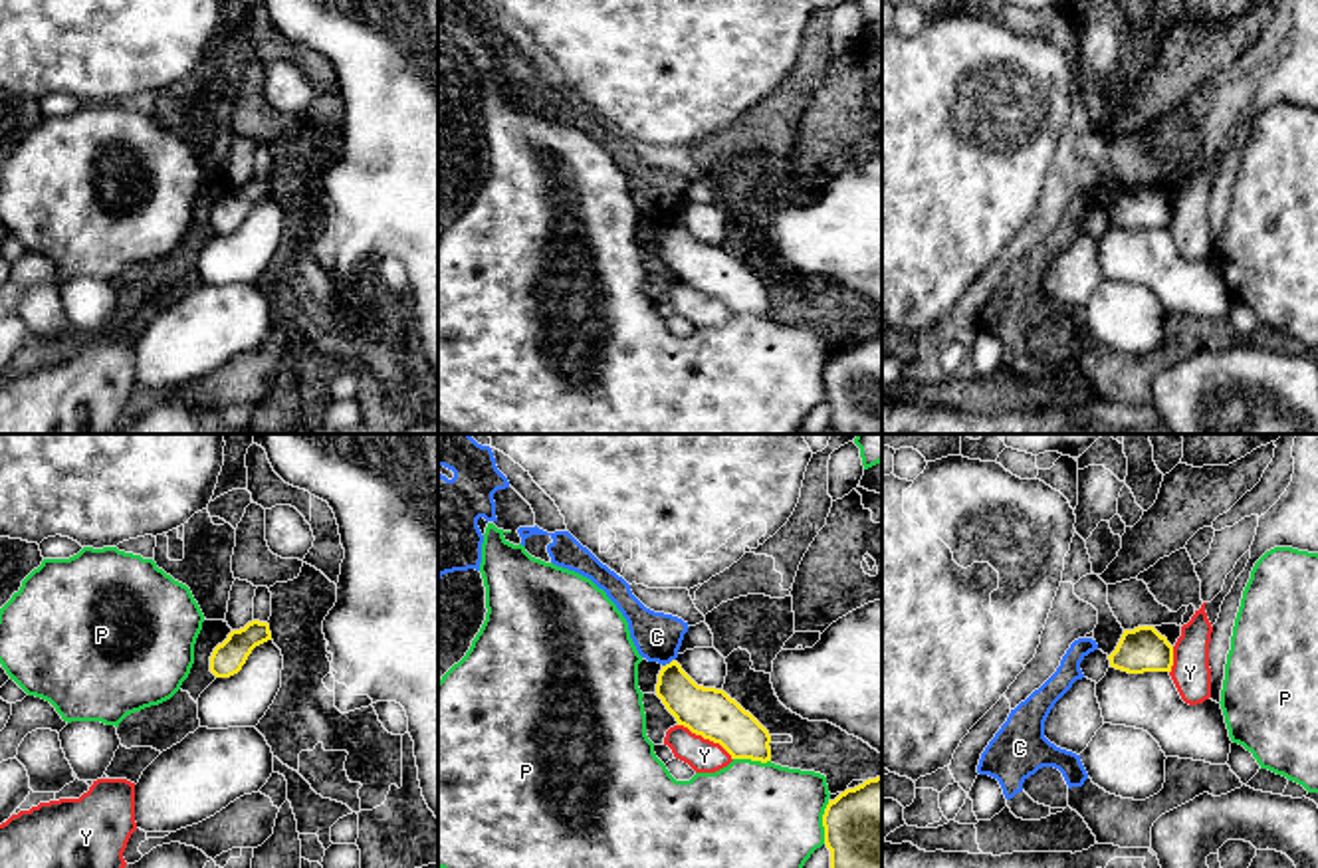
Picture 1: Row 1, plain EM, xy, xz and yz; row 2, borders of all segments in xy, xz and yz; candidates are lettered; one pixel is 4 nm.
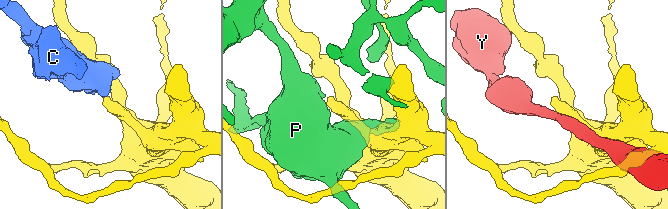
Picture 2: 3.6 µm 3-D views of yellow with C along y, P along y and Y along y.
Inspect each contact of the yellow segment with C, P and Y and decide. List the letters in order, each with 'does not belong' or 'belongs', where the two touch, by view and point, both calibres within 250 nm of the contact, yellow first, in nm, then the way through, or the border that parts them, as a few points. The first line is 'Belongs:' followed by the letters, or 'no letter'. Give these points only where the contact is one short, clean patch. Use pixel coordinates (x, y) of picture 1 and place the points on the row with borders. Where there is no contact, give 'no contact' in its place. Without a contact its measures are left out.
Belongs: no letter
C: does not belong | xz (670, 662) | 200/190 nm | along xz (674, 658), (662, 666)
P: does not belong | xz (823, 823) | 360/420 nm
Y: does not belong | xz (706, 738) | 200/140 nm

